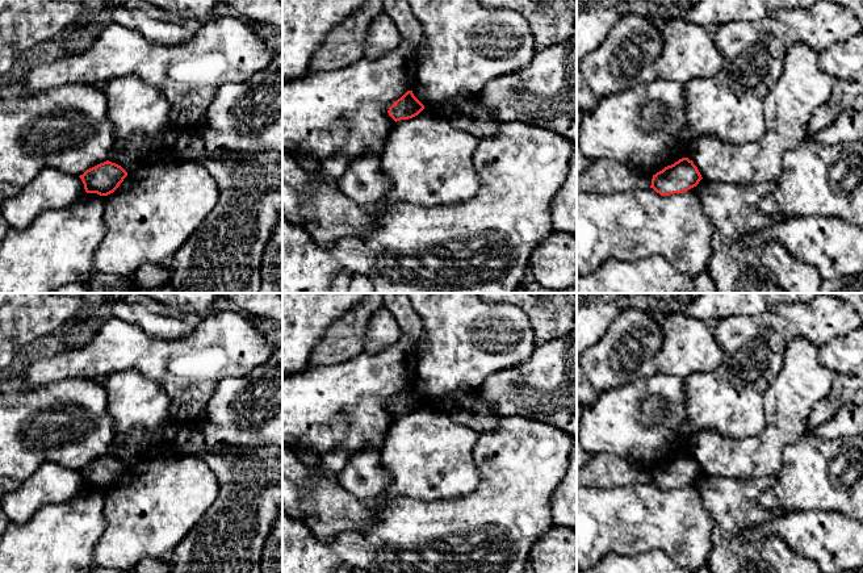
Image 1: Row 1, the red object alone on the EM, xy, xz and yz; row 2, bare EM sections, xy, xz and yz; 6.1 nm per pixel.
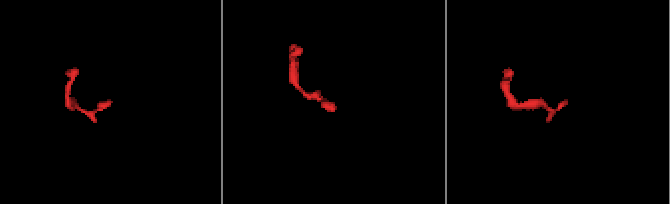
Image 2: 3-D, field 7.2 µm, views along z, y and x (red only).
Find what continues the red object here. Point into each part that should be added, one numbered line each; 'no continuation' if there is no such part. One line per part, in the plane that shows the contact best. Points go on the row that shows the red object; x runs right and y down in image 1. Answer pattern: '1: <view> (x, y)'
no continuation

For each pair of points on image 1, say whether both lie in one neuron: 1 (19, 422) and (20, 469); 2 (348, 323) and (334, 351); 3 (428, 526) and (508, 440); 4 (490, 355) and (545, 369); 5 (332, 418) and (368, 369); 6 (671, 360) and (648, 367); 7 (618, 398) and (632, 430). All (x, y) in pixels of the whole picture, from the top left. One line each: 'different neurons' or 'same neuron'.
1: same neuron
2: same neuron
3: same neuron
4: different neurons
5: same neuron
6: different neurons
7: same neuron

